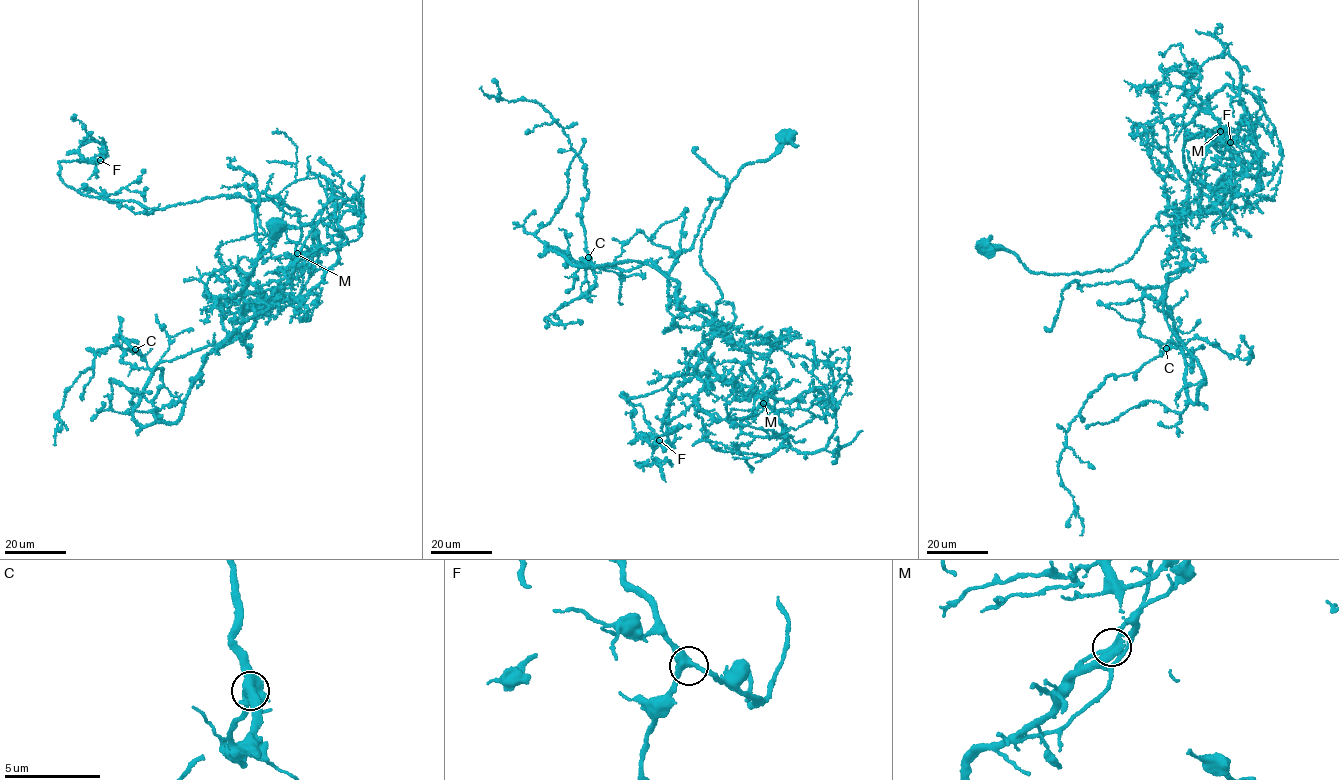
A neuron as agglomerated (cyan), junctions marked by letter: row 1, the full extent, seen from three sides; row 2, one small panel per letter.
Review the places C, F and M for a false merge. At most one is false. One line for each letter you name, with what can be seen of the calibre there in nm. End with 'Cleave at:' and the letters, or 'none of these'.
M: 220 nm
Cleave at: M

